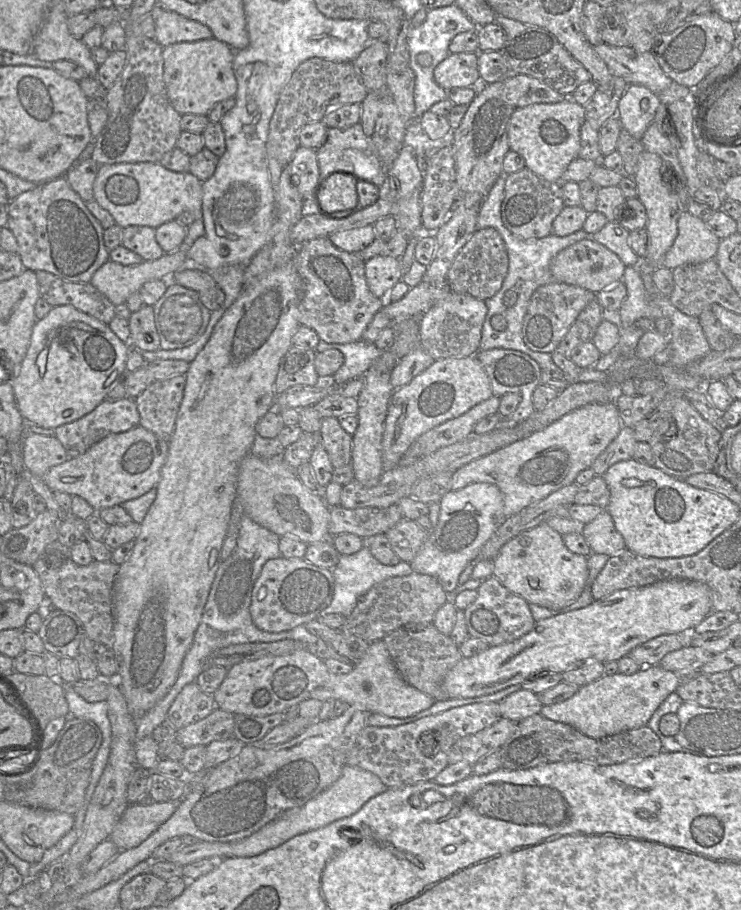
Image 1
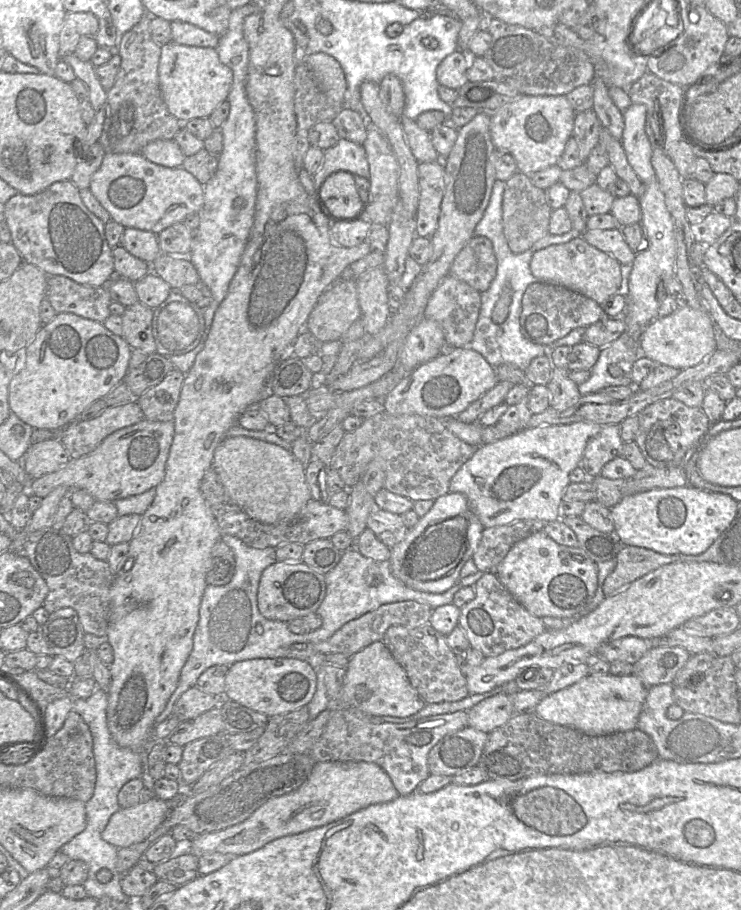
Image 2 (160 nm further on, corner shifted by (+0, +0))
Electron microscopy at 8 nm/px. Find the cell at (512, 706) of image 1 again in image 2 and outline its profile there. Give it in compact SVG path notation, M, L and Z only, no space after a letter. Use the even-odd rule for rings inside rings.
M499 693L470 708L468 726L489 733L504 725L513 715L514 708L508 694Z

